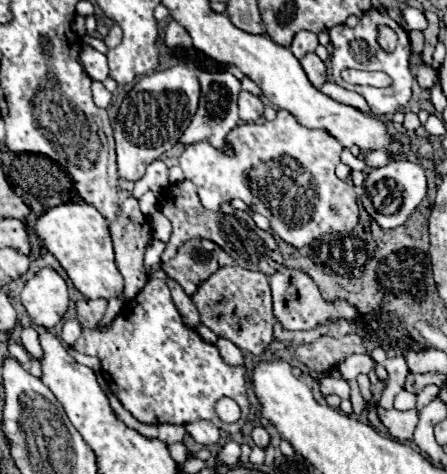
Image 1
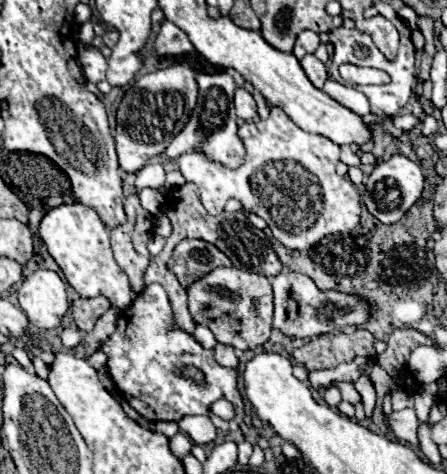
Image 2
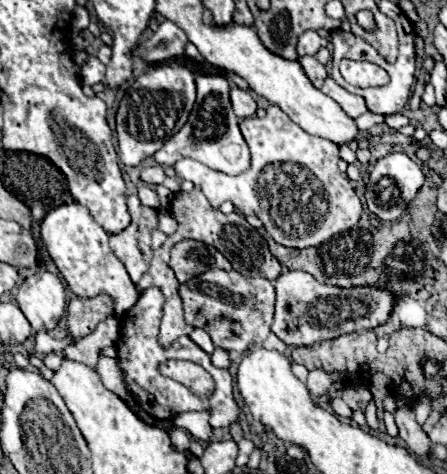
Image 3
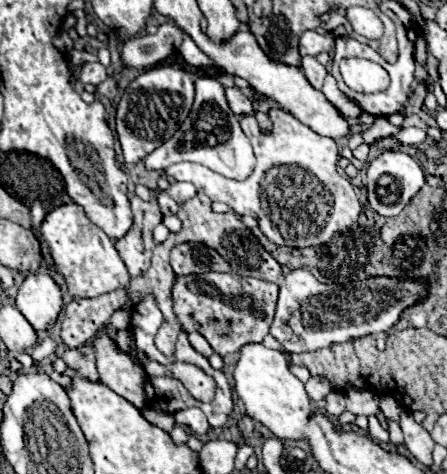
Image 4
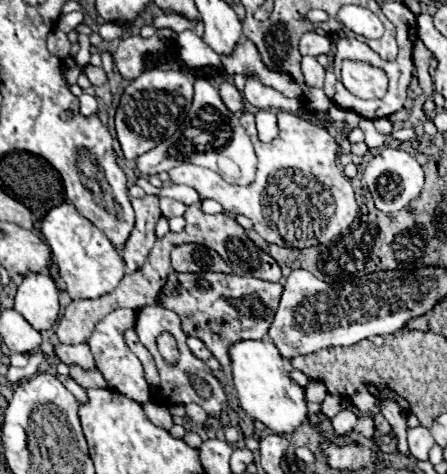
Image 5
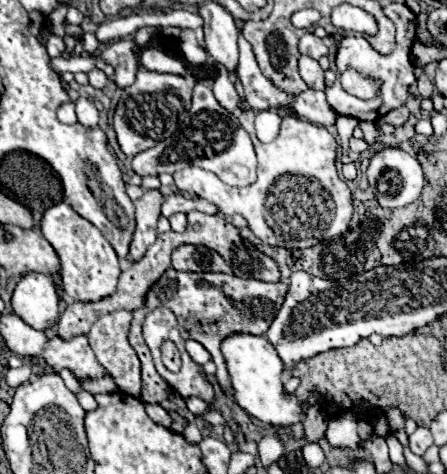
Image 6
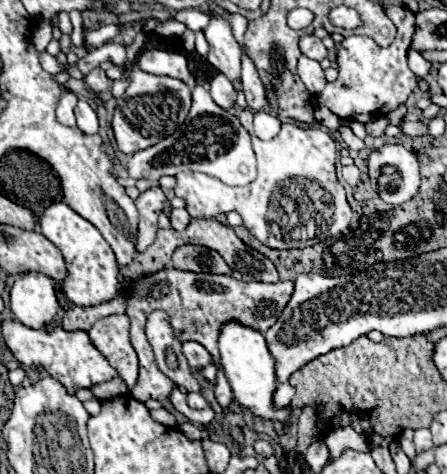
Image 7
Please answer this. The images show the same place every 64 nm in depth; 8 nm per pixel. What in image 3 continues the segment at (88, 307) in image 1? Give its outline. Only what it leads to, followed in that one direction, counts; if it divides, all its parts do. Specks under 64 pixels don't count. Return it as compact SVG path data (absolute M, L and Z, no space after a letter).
M110 296L72 298L68 304L68 336L80 340L88 336L102 320L114 314L114 300Z

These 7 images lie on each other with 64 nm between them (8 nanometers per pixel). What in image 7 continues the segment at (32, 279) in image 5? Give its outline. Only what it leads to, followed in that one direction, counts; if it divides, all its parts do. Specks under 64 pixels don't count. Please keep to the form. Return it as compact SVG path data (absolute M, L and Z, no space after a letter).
M36 272L16 278L10 290L10 308L24 326L46 328L58 312L54 280Z

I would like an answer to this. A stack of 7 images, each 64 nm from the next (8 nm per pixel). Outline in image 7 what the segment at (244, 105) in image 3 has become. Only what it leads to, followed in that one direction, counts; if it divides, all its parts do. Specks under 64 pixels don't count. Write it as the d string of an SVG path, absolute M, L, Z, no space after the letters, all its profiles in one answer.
M216 74L216 76L212 78L212 82L210 82L210 96L212 96L212 100L214 100L220 108L228 110L228 108L232 108L234 102L236 102L234 84L232 84L224 74Z

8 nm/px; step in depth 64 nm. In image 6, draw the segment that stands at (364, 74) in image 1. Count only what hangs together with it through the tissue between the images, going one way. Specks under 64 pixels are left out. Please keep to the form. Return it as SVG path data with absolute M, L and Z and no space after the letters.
M348 68L341 75L342 88L354 96L360 96L360 98L368 98L368 96L376 96L376 90L378 90L378 84L372 82L372 80L364 80L358 72L352 68Z

